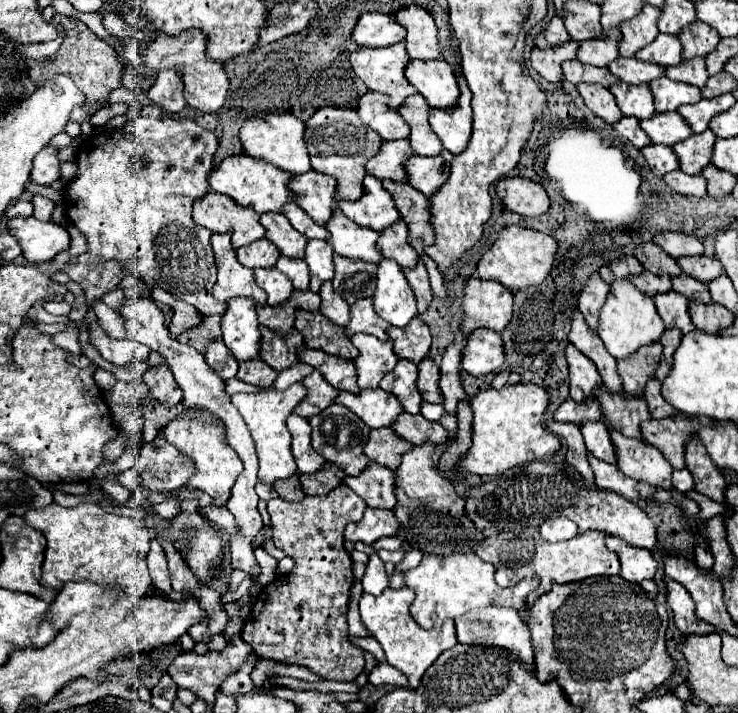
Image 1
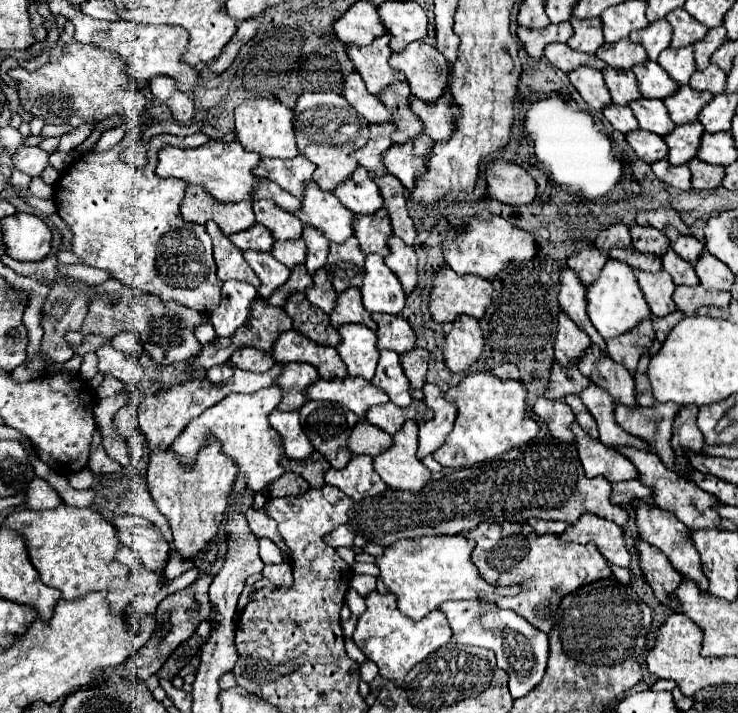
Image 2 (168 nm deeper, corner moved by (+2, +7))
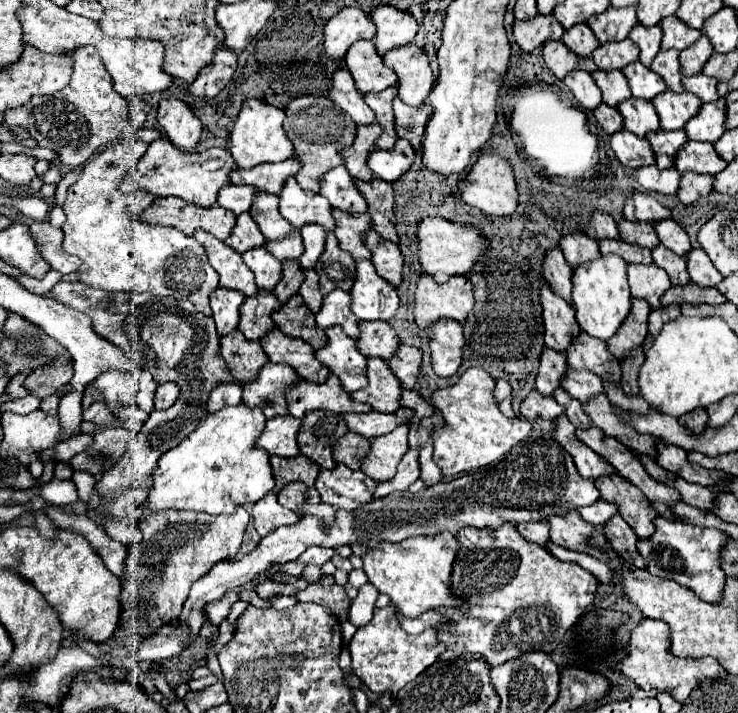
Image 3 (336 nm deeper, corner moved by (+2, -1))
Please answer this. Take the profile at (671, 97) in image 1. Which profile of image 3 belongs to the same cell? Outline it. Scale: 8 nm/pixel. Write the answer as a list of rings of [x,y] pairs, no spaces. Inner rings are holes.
[[[639,61],[623,67],[621,71],[623,71],[623,75],[629,81],[629,87],[631,87],[633,97],[651,101],[655,95],[667,91],[665,81],[657,73],[653,73],[649,67],[643,67]]]

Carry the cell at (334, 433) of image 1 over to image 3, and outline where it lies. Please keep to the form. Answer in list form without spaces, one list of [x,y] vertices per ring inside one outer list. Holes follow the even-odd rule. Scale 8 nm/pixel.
[[[309,411],[299,429],[299,449],[321,469],[335,469],[333,447],[349,431],[345,419],[331,411]]]

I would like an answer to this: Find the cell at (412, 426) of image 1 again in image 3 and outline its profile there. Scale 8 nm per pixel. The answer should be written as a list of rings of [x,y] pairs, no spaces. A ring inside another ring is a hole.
[[[371,411],[371,413],[347,413],[343,415],[343,419],[347,421],[349,431],[363,431],[363,437],[381,437],[385,433],[391,433],[397,425],[403,423],[403,419],[399,415],[385,415],[379,411]]]

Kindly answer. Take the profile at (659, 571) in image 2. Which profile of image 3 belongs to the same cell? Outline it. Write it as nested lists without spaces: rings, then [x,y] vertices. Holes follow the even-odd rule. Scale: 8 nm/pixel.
[[[615,515],[611,517],[607,523],[605,523],[605,535],[607,539],[611,541],[613,549],[625,559],[629,561],[631,565],[635,565],[637,569],[645,569],[645,559],[641,557],[641,553],[637,551],[637,543],[639,543],[639,537],[635,535],[635,531],[621,519],[621,515]]]

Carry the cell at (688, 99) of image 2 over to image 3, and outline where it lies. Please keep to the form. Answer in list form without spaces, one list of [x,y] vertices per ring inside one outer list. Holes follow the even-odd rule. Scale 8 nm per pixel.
[[[665,91],[651,101],[659,113],[661,119],[661,129],[673,131],[673,129],[683,129],[689,119],[693,119],[699,113],[699,107],[703,101],[687,91],[683,93],[671,93]]]

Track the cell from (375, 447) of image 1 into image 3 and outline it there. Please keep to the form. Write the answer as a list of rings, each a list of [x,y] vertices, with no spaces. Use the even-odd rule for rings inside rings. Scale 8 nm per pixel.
[[[347,433],[335,443],[335,461],[351,469],[359,469],[361,461],[367,457],[369,451],[371,451],[371,441],[367,437],[359,433]]]

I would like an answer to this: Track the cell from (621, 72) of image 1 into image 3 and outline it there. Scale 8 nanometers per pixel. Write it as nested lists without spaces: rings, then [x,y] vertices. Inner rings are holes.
[[[623,39],[619,43],[611,41],[611,43],[595,49],[591,59],[601,71],[623,69],[623,65],[629,65],[639,59],[639,47],[631,39]]]

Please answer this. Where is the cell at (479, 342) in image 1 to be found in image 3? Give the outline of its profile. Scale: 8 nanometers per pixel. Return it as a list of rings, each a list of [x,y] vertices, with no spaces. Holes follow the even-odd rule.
[[[443,319],[431,327],[431,361],[439,377],[451,377],[459,371],[463,361],[463,325],[459,321]]]

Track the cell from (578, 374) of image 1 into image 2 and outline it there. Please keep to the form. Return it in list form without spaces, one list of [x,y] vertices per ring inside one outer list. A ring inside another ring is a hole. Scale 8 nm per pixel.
[[[559,311],[557,317],[557,341],[555,341],[555,359],[561,365],[571,365],[577,363],[577,357],[589,347],[589,337],[583,333],[569,317]]]

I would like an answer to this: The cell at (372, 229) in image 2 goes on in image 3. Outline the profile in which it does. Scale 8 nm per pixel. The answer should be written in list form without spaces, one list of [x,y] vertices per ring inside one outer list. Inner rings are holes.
[[[337,209],[333,211],[335,217],[335,235],[339,239],[341,249],[347,249],[355,261],[361,259],[371,259],[371,251],[367,249],[363,235],[367,229],[371,229],[371,217],[369,213],[363,215],[349,215],[349,213],[339,213]]]

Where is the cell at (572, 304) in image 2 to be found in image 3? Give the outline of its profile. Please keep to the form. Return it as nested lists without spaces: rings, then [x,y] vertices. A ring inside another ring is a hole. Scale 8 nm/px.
[[[551,249],[551,253],[547,253],[547,261],[545,261],[545,279],[551,285],[551,289],[563,297],[569,305],[573,305],[571,301],[571,291],[573,291],[573,269],[567,265],[561,249]]]

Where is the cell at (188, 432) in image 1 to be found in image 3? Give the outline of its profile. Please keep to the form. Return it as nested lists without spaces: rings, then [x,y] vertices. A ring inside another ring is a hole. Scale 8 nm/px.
[[[145,503],[137,507],[139,529],[143,539],[129,549],[129,573],[123,579],[121,591],[121,621],[115,631],[115,639],[139,647],[145,635],[151,635],[167,621],[179,617],[181,605],[187,599],[189,587],[211,569],[217,561],[237,555],[243,533],[249,523],[249,513],[243,507],[235,507],[231,515],[209,515],[191,511],[151,511]]]

